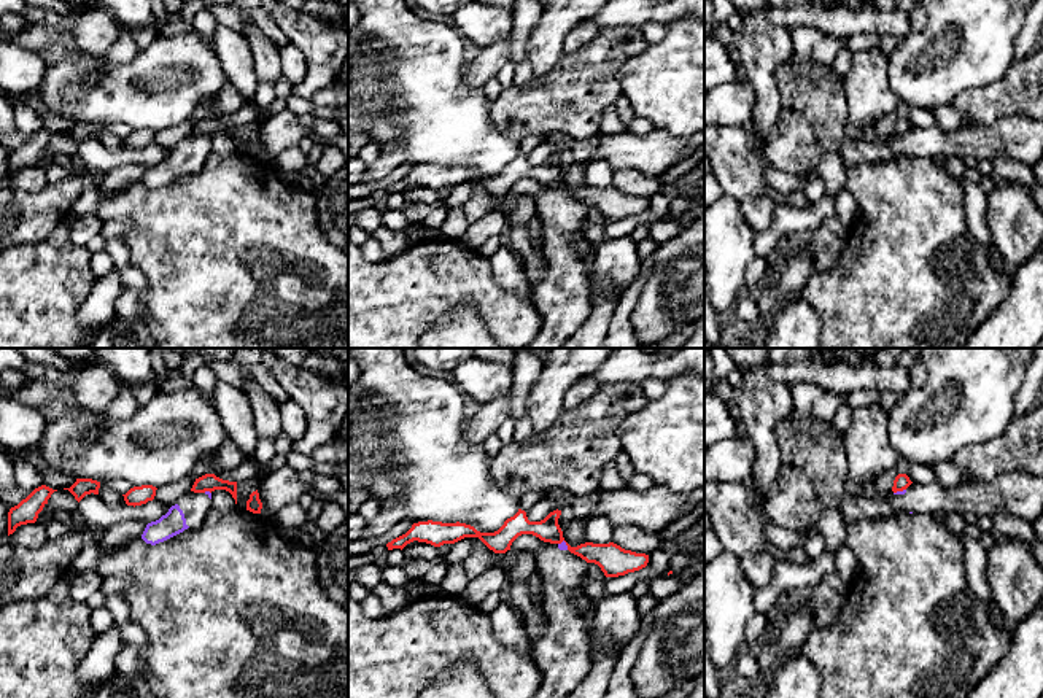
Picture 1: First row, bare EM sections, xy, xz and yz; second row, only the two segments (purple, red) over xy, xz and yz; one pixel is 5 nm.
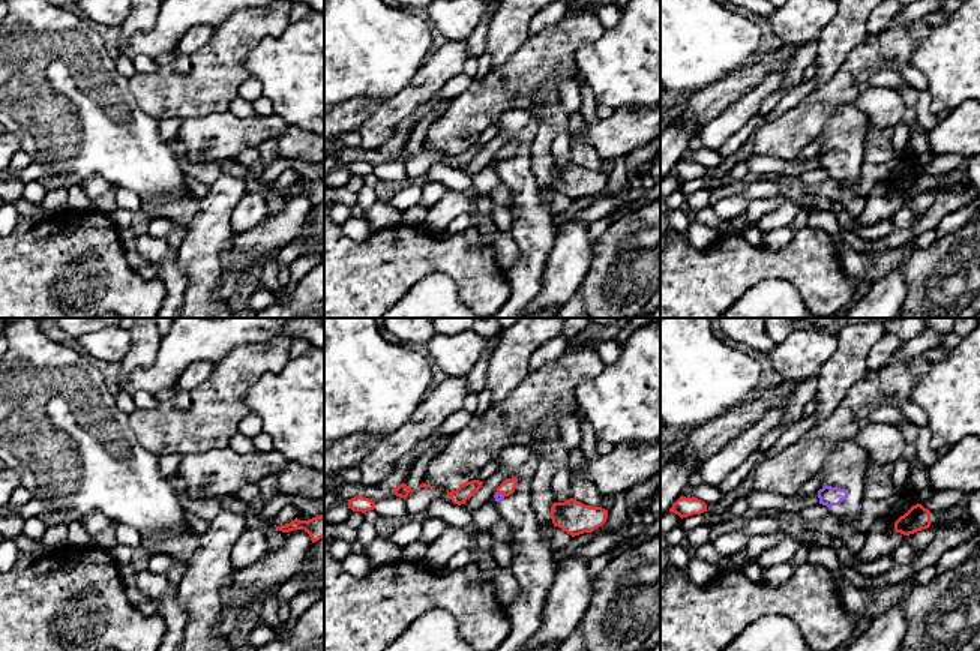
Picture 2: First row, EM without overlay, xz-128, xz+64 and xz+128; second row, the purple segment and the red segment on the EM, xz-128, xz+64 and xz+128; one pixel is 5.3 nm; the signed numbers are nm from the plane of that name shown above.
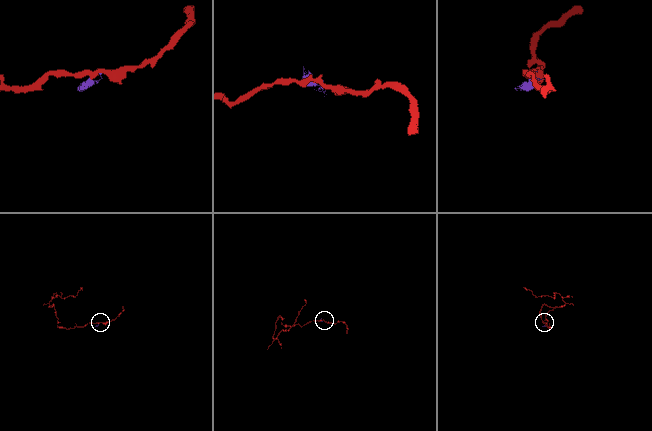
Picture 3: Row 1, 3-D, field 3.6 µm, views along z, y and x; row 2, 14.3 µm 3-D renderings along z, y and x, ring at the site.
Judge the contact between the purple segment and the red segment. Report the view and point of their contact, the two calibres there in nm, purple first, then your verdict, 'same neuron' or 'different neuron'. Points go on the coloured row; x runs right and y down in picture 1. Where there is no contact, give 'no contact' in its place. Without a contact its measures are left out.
xz (565, 542) | 40/150 nm | different neuron

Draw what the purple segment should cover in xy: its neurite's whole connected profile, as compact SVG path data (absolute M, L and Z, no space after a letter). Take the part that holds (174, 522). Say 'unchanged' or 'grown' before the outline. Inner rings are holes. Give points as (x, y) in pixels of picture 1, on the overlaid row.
grown | M188 491L175 506L169 509L165 515L146 525L142 539L151 545L164 542L188 528L200 525L210 509L213 509L210 491Z

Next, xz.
grown | M564 541L561 544L544 542L544 545L534 553L534 556L537 561L537 571L542 577L542 591L544 591L542 609L547 617L547 625L545 631L537 639L529 639L531 658L542 674L541 687L531 698L566 698L588 676L591 668L590 658L591 649L587 614L593 611L593 607L585 609L574 603L574 595L579 590L585 590L588 587L587 577L588 563L580 556L571 553Z

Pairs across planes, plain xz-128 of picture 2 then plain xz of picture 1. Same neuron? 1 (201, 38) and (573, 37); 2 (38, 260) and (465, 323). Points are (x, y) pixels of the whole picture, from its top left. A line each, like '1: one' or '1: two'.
1: one
2: two

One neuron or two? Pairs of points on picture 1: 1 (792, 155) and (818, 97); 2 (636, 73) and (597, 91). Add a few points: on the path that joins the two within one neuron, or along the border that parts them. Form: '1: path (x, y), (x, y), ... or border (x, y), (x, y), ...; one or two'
1: path (798, 140), (813, 118), (813, 112); one
2: border (641, 53), (617, 70), (620, 93); two

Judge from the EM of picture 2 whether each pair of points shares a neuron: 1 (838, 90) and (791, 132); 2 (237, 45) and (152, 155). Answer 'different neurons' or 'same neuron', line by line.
1: same neuron
2: different neurons

